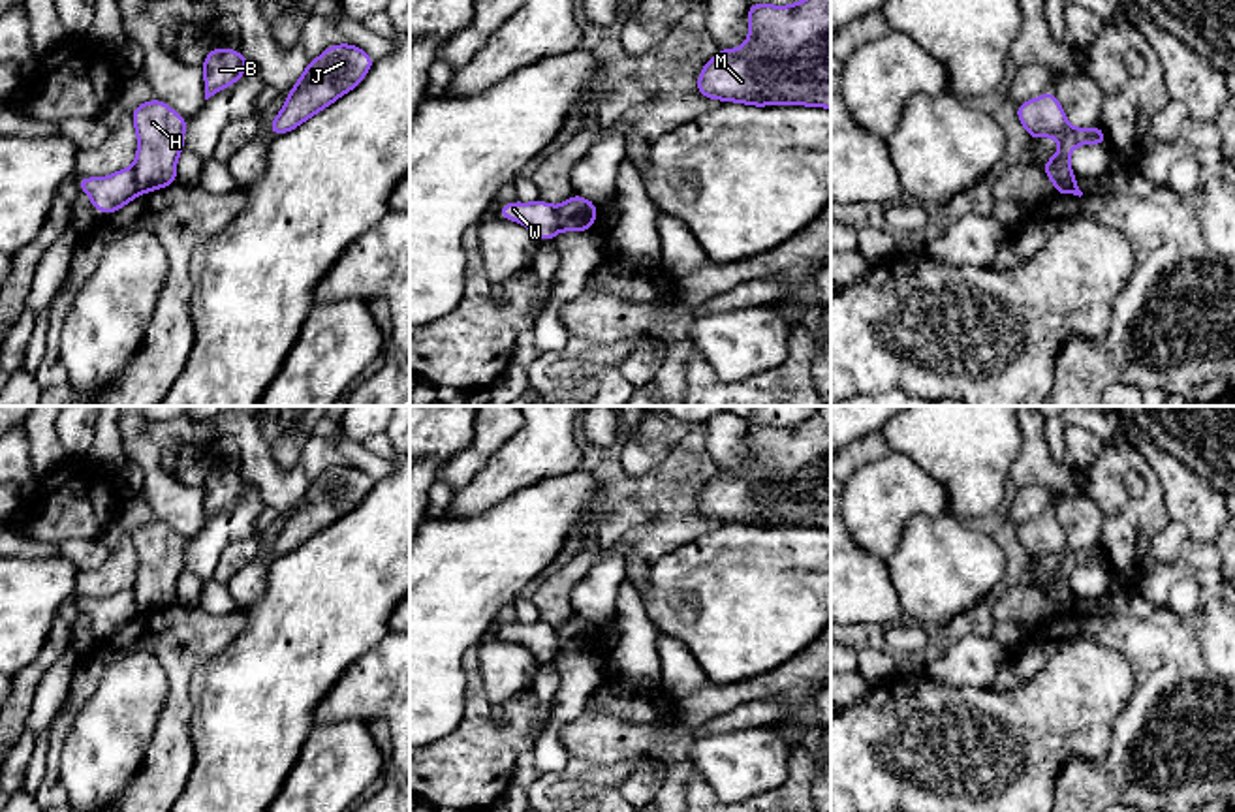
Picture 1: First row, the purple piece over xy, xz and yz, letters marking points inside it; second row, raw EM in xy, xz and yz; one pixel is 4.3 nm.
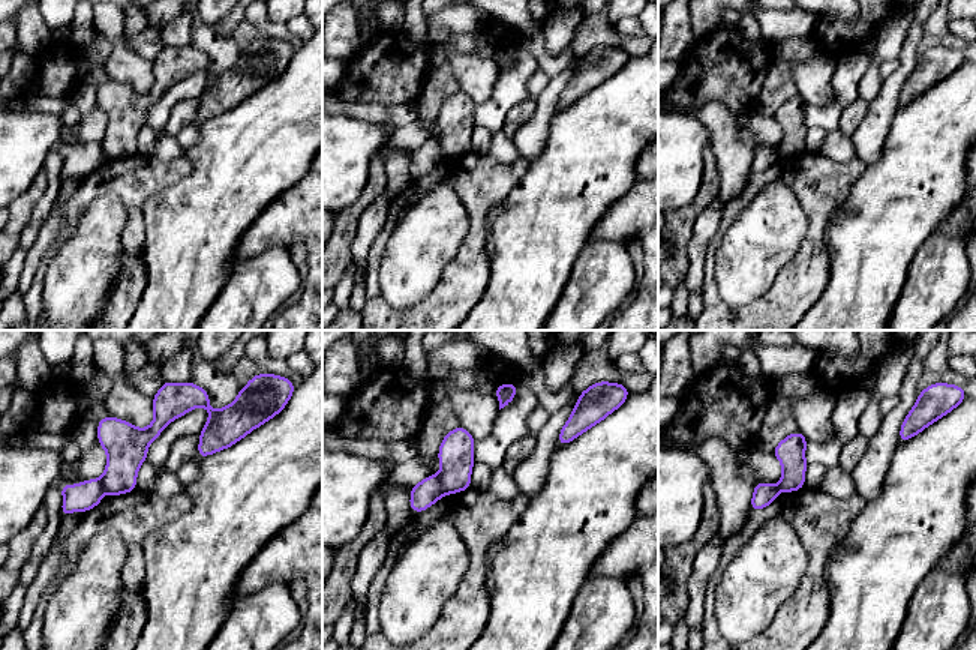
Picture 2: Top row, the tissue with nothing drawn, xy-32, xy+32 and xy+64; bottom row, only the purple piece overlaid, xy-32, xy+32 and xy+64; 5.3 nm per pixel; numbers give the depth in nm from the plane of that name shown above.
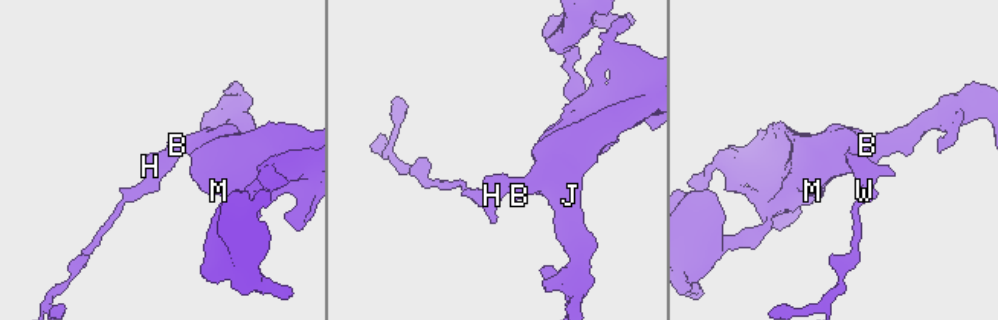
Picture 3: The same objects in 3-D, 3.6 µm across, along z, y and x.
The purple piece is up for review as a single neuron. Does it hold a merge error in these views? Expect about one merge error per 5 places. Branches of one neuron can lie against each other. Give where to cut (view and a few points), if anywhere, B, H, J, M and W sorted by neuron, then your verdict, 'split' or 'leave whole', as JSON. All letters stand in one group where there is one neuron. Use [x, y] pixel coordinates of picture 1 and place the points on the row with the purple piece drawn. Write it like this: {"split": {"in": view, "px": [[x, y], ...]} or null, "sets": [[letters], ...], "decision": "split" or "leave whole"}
{"split": {"in": "xy", "px": [[132, 166], [140, 192]]}, "sets": [["B", "H", "J", "M"], ["W"]], "decision": "split"}

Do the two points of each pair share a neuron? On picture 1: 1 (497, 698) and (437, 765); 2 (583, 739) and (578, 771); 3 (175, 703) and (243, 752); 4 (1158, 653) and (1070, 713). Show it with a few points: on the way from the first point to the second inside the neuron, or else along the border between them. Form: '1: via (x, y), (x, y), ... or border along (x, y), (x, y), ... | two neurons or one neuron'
1: border along (480, 660), (482, 687), (493, 705) | two neurons
2: border along (570, 754), (596, 765), (611, 765), (625, 758) | two neurons
3: border along (192, 671), (190, 741), (196, 758) | two neurons
4: border along (1098, 643), (1132, 670), (1123, 711) | two neurons

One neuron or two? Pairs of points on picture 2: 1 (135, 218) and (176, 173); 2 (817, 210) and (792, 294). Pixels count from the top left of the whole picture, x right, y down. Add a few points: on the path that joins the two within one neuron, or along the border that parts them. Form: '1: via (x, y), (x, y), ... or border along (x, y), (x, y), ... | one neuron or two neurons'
1: via (135, 203), (135, 198), (161, 174) | one neuron
2: via (816, 231), (807, 273) | one neuron

